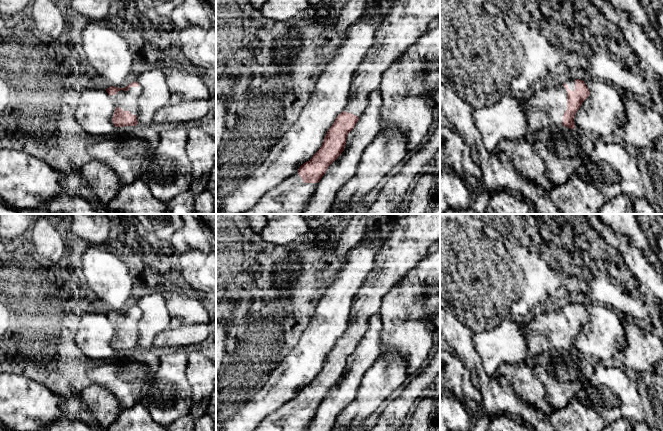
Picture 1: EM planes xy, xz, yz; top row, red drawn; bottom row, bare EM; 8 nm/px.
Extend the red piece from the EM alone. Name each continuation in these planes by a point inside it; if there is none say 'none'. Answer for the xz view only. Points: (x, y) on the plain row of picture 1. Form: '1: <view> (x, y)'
1: xz (412, 238)
2: xz (292, 416)

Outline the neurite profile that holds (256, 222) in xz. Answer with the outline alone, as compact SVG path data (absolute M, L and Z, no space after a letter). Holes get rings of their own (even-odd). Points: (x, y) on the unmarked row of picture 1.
M246 214L246 216L247 216L250 229L255 233L260 234L268 221L265 215L264 214Z

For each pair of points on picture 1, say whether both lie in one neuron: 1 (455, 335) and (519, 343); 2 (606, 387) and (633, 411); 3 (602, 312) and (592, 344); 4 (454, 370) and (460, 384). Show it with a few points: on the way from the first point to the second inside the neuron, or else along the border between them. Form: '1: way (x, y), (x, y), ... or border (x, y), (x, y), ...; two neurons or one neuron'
1: border (473, 333), (472, 344), (481, 359); two neurons
2: way (613, 394), (626, 404); one neuron
3: way (602, 320), (602, 334), (600, 336); one neuron
4: way (454, 373), (454, 378), (457, 381); one neuron

